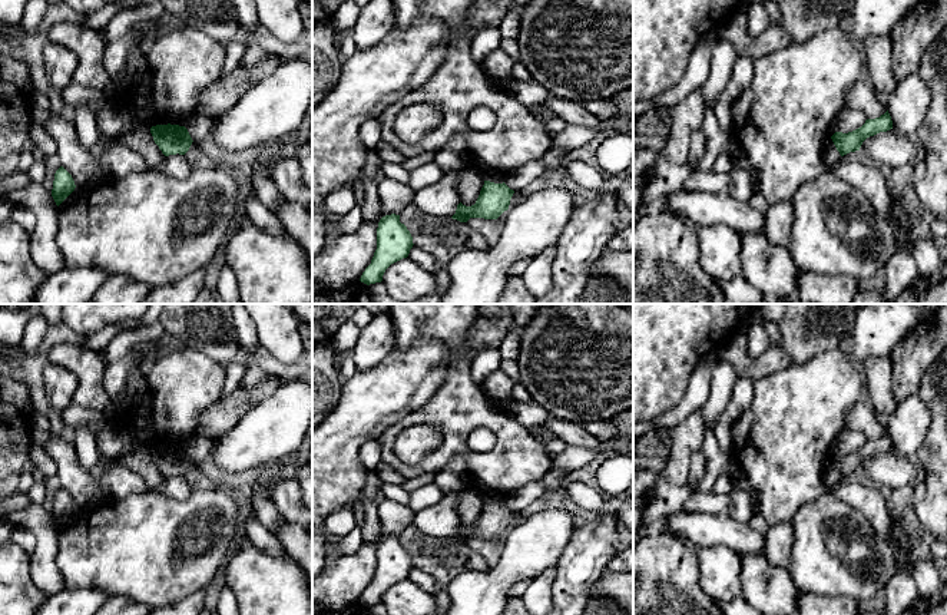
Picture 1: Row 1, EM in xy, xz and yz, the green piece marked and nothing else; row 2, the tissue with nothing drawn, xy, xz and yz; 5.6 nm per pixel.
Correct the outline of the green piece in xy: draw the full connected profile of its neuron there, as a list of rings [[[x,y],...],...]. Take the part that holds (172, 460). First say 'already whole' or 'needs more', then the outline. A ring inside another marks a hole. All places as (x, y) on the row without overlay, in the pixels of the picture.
already whole; [[[156,446],[150,449],[150,454],[165,477],[185,476],[193,463],[188,450],[179,446]]]

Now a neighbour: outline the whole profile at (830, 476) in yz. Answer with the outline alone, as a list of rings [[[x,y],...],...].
[[[830,459],[824,466],[822,483],[825,487],[830,487],[830,486],[834,486],[835,483],[838,483],[840,480],[841,480],[841,476],[837,472],[832,460]]]

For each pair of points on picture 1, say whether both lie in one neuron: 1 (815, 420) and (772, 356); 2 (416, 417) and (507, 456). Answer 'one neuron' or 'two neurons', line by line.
1: two neurons
2: one neuron

